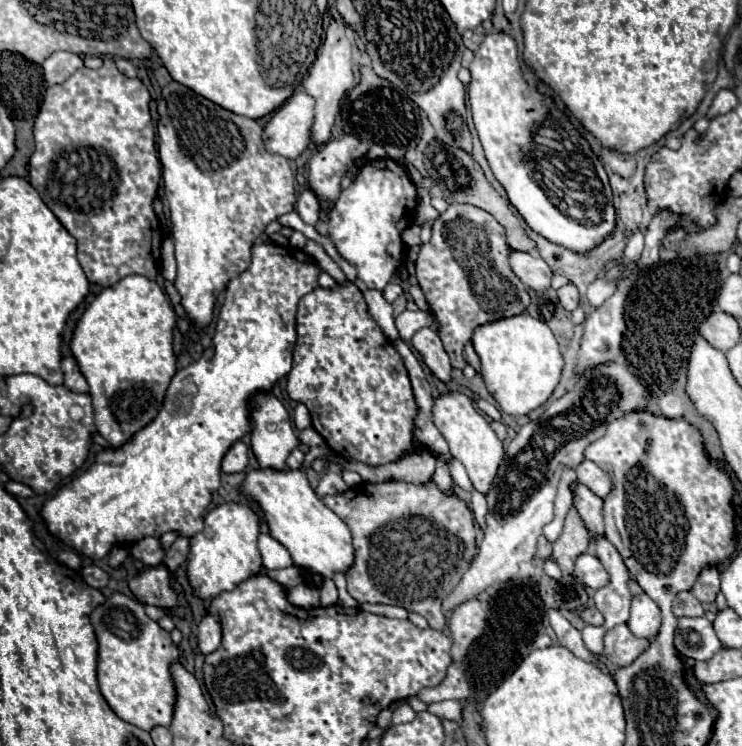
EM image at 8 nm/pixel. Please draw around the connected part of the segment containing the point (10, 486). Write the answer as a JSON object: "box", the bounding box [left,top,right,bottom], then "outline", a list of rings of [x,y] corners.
{"box":[5,482,33,498],"outline":[[[7,482],[7,484],[5,484],[5,490],[7,490],[9,494],[13,494],[13,496],[21,496],[21,498],[33,496],[33,490],[27,488],[25,484],[19,484],[19,482]]]}

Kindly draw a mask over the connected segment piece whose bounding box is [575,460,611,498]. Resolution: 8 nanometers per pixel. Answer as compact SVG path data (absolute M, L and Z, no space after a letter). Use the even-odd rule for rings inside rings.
M583 460L581 466L575 468L575 472L577 472L579 482L585 484L589 490L593 490L599 498L605 498L609 494L611 480L609 480L609 476L597 464L593 464L589 460Z

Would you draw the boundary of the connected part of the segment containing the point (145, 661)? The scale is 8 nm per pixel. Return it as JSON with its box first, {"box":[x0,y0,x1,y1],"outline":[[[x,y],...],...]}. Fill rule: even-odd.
{"box":[91,592,181,728],"outline":[[[121,592],[111,594],[91,612],[91,624],[97,636],[97,680],[99,690],[113,712],[141,728],[169,726],[175,706],[175,684],[169,666],[181,658],[181,650],[171,642],[169,632],[159,628],[135,598]]]}

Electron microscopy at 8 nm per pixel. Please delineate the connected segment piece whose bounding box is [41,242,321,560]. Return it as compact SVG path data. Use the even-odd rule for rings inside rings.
M265 242L265 244L253 244L251 248L251 264L245 272L241 272L237 278L233 278L229 284L227 284L227 294L225 294L225 302L221 306L221 312L219 312L219 320L217 320L217 328L215 328L215 336L213 336L213 346L209 350L205 350L201 354L201 358L193 364L189 364L187 368L179 370L171 384L169 384L169 398L165 394L165 402L163 402L163 408L159 410L157 418L153 422L149 422L149 426L143 426L137 434L133 434L133 438L129 442L125 442L125 446L119 446L117 450L115 448L105 448L101 450L97 456L95 456L95 462L83 472L79 474L77 478L74 478L69 484L61 487L58 492L45 500L43 508L41 508L41 518L45 520L47 524L47 530L59 538L63 544L71 546L77 554L83 554L83 556L89 556L93 560L101 560L103 556L109 554L109 550L113 546L131 546L135 542L139 542L141 538L145 536L153 536L153 538L159 538L161 534L165 532L179 532L179 536L183 538L191 538L193 534L201 532L203 530L203 512L207 510L209 502L211 502L211 494L219 488L221 480L219 480L219 474L221 474L221 460L225 456L225 452L231 448L233 442L241 440L249 430L251 430L251 424L249 424L249 406L247 406L247 400L259 392L259 390L271 390L271 386L283 378L285 374L289 374L291 370L291 356L293 356L293 349L297 341L296 331L296 313L297 302L311 290L317 288L317 274L321 272L321 268L307 260L307 254L303 250L295 250L291 246L281 246L281 244L273 244L273 242Z

